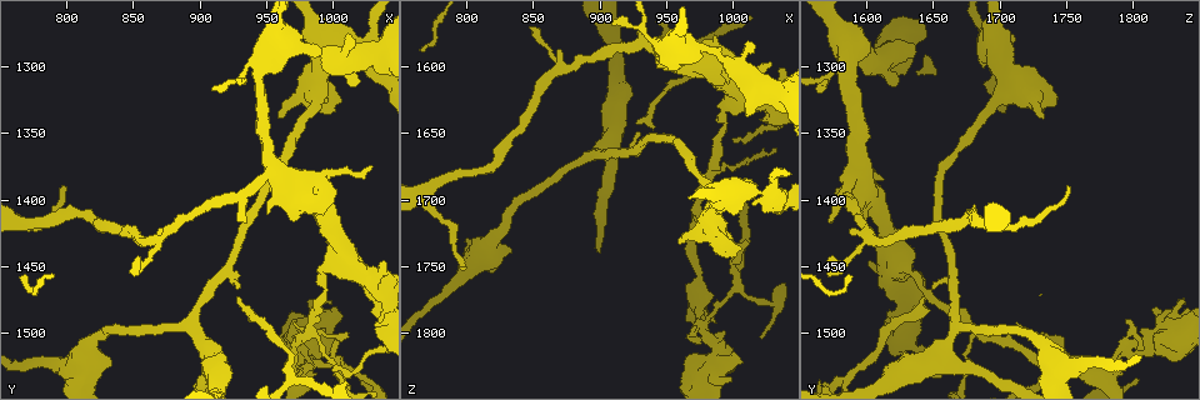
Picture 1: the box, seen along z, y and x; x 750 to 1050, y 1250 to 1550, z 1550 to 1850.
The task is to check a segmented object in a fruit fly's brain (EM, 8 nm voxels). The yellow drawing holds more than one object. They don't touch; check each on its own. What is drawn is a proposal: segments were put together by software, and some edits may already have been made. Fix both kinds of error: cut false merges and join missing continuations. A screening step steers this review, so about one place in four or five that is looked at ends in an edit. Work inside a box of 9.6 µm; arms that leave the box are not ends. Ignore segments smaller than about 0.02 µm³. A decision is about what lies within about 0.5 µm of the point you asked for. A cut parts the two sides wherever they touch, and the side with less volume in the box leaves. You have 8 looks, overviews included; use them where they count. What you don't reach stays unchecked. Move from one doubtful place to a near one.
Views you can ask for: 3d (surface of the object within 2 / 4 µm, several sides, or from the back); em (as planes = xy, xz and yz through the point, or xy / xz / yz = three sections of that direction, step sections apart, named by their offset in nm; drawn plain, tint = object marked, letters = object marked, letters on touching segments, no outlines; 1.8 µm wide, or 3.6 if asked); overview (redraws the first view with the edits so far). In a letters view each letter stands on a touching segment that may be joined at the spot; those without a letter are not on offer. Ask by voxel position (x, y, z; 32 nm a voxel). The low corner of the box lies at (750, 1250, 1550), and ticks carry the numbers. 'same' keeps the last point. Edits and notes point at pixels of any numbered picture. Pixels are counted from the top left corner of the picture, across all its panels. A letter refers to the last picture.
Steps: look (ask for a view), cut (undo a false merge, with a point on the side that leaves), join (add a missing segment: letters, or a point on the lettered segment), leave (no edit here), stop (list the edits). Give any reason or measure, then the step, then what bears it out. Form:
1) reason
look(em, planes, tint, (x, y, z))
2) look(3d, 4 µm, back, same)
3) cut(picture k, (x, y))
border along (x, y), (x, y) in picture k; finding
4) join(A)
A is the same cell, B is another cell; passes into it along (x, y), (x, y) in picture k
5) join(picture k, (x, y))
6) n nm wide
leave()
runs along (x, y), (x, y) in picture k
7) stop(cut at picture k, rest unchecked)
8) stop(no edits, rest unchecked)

an open end
look(em, 3.6 µm, planes, plain, (798, 1388, 1750))

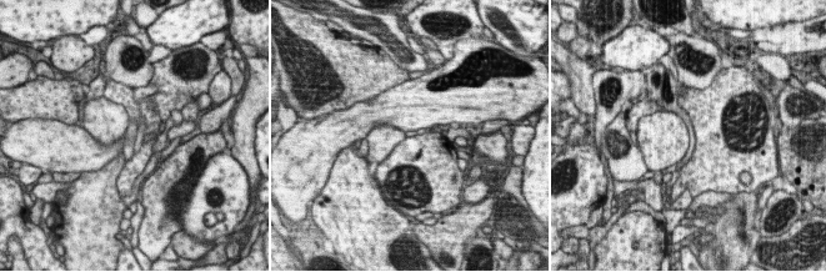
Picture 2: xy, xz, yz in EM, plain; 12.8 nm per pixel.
look(em, 3.6 µm, planes, letters, same)

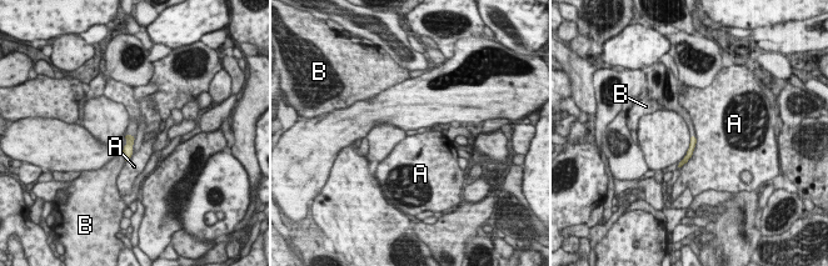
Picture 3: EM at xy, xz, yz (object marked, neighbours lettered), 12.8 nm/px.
leave()
A and B are other cells; runs along (694, 137), (688, 156), (681, 164) in picture 3; none of them fits

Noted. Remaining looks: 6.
an open end
look(3d, 2 µm, (936, 1416, 1572))

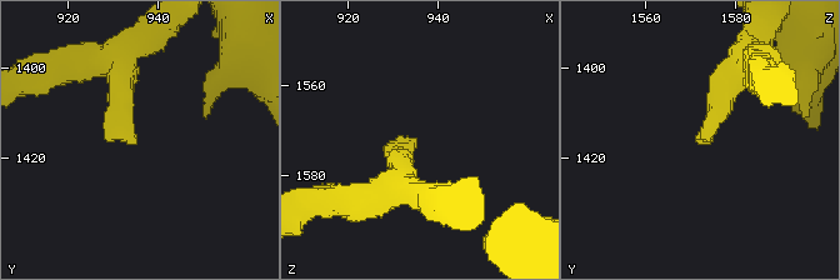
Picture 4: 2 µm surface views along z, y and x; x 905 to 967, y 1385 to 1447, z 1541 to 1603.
shape alone is not enough
look(em, xy, step 4, tint, (935, 1417, 1572))

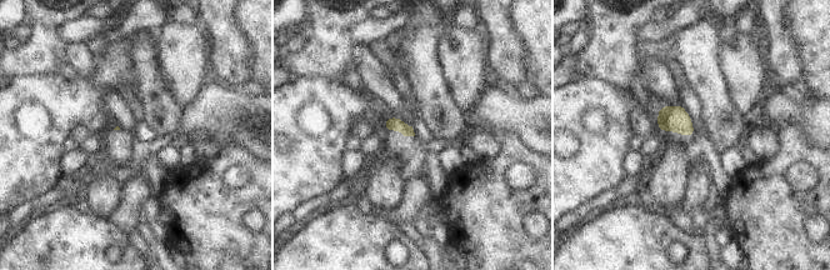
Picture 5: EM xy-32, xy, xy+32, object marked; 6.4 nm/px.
another direction
look(em, planes, letters, same)

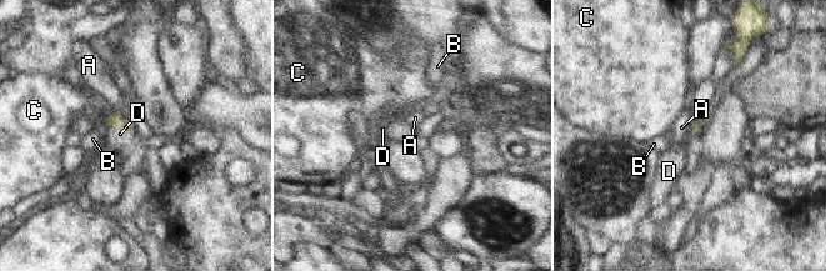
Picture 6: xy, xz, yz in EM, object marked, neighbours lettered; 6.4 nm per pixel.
join(D)
D is the same cell, A, B and C are other cells; passes into it along (115, 120), (119, 126), (116, 142) in picture 6; it goes on there

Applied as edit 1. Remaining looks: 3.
three-way junction
look(em, 3.6 µm, planes, letters, (1026, 1282, 1694))

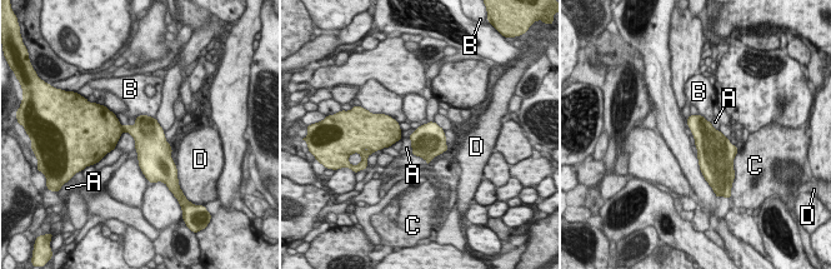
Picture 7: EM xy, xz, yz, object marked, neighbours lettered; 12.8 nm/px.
360 nm wide
cut(picture 7, (140, 131))
A, B, C and D are other cells; border along (121, 126), (124, 130) in picture 7; two neurons meet here

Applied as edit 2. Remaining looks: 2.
stop(join at picture 6, cut at picture 7, rest unchecked)

